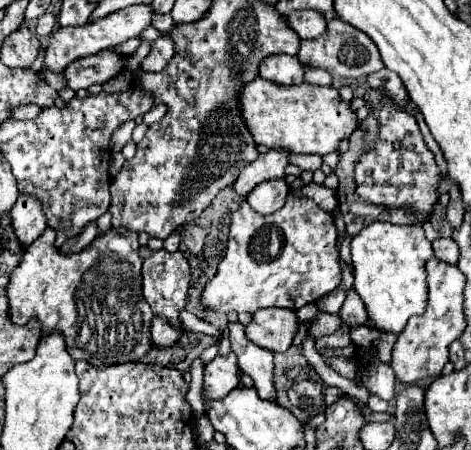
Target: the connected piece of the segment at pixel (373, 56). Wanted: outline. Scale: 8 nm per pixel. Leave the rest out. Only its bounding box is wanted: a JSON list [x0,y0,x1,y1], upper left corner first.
[298,18,384,78]

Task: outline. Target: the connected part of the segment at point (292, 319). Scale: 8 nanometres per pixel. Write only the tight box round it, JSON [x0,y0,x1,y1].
[246,308,296,352]

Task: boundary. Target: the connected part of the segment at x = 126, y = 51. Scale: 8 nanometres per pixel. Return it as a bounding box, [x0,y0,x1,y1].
[110,37,141,56]

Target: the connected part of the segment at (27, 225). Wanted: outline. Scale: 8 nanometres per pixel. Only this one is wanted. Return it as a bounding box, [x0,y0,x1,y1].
[10,194,46,248]

